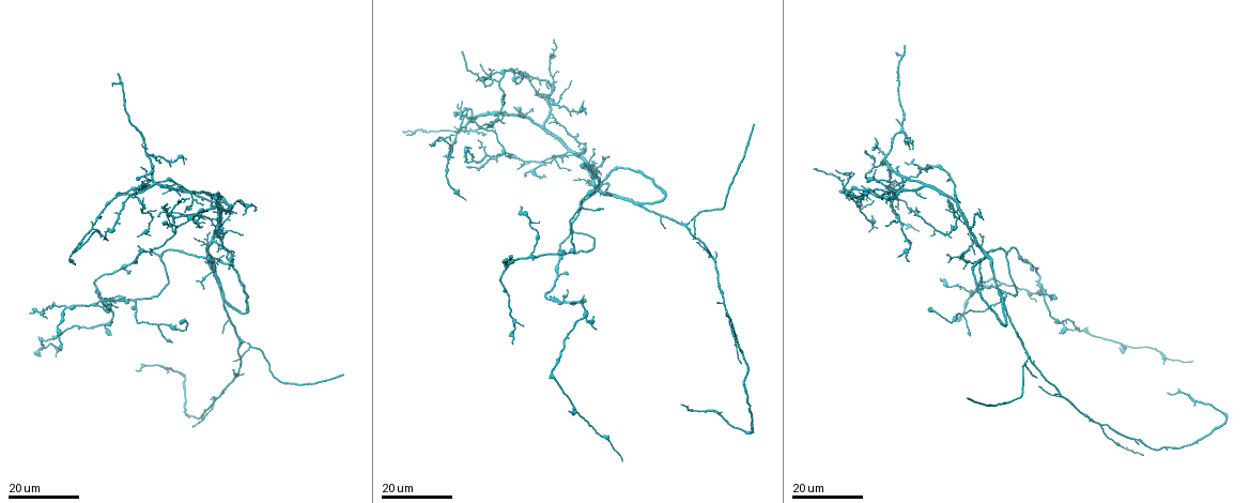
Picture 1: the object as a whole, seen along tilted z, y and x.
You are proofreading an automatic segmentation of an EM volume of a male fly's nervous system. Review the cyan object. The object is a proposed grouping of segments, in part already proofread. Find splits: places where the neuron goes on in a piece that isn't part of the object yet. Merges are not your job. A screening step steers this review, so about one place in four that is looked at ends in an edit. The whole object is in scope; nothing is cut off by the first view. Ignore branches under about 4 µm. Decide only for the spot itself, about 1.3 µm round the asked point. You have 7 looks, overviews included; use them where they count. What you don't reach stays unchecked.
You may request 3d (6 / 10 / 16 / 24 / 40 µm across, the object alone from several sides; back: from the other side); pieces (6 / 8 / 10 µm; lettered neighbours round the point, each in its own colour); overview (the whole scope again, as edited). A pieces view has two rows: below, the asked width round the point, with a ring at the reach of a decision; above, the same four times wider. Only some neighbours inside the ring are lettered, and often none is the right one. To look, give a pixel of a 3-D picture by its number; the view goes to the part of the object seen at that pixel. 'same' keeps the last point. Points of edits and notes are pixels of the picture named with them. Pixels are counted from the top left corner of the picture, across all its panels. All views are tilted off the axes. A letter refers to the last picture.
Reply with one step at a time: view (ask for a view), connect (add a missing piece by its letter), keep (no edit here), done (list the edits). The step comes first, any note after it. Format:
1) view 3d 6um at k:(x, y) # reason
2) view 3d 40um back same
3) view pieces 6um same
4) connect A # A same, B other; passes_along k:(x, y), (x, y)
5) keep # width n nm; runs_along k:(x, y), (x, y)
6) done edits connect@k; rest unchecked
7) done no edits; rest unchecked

view 3d 16um at 1:(512, 255) # free end

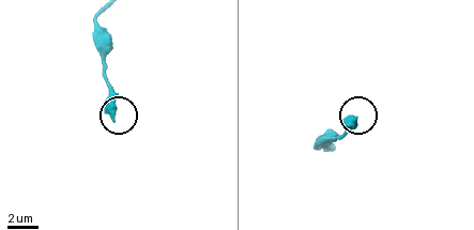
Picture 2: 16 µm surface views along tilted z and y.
view pieces 8um at 2:(356, 120)

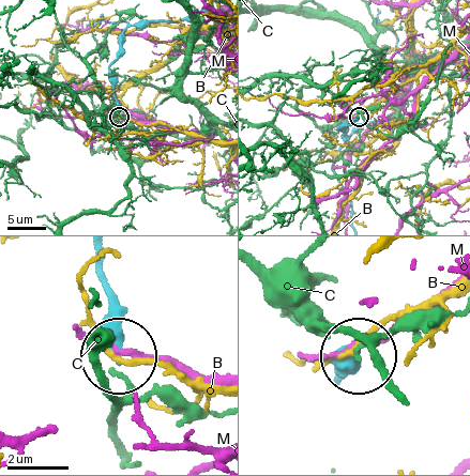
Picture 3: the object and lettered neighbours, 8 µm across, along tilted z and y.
keep # B other, C other, M other; runs_along 3:(93, 255), (117, 312), (119, 350); none of them fits

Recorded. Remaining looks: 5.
view 3d 24um at 1:(969, 398) # tapers out

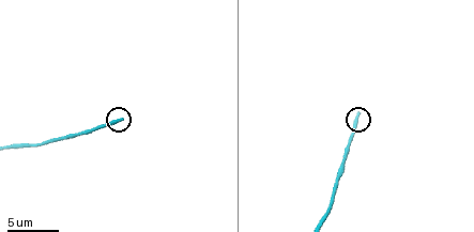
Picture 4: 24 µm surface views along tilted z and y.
view pieces 10um at 4:(357, 113)

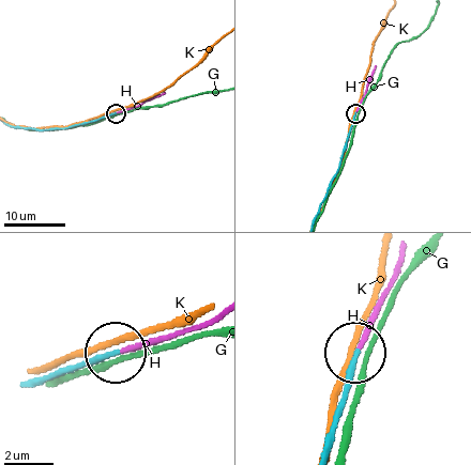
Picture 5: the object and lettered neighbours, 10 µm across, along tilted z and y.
connect H # G other, H same, K other; passes_along 5:(48, 380), (80, 362), (167, 340), (211, 318); the neuron continues

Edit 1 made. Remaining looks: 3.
view overview # redraw

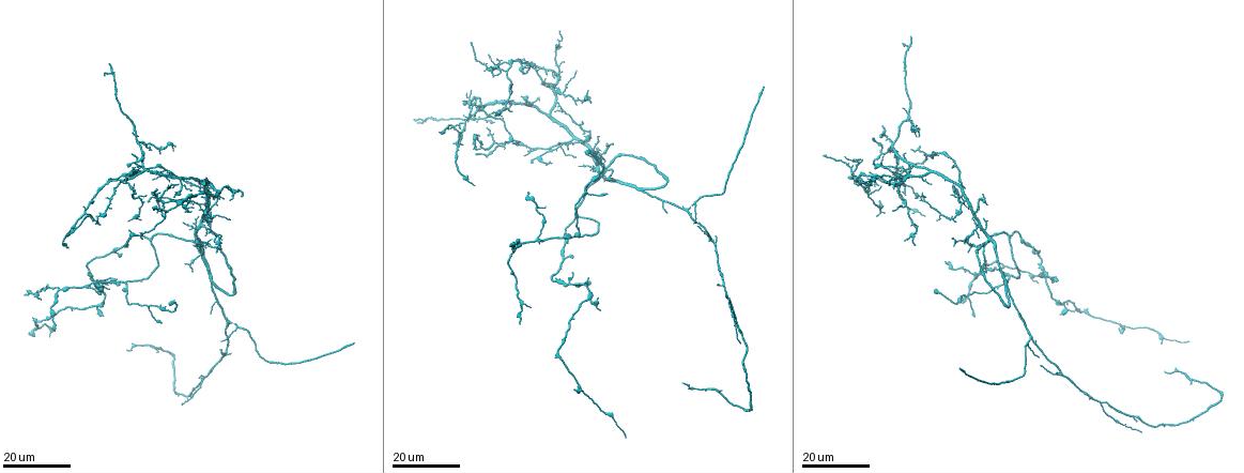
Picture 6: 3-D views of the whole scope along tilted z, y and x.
view 3d 24um at 6:(762, 88) # an open end

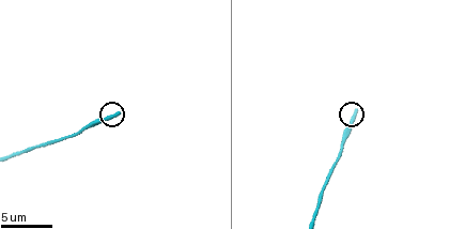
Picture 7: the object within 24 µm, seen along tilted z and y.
view pieces 6um at 7:(355, 110) # see the neighbours

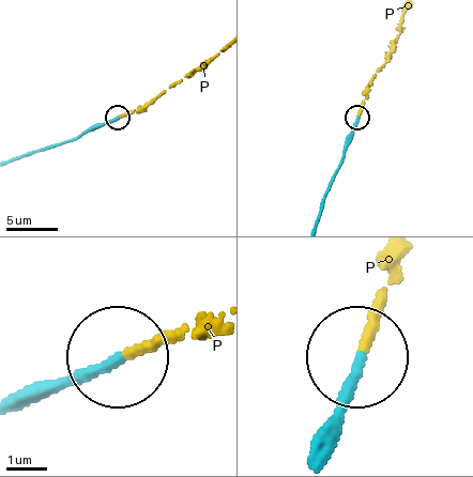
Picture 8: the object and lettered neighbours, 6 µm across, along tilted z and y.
connect P # width 210 nm; P same; passes_along 8:(326, 432), (392, 268); it goes on there

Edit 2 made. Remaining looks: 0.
done edits connect@5, connect@8; rest unchecked

